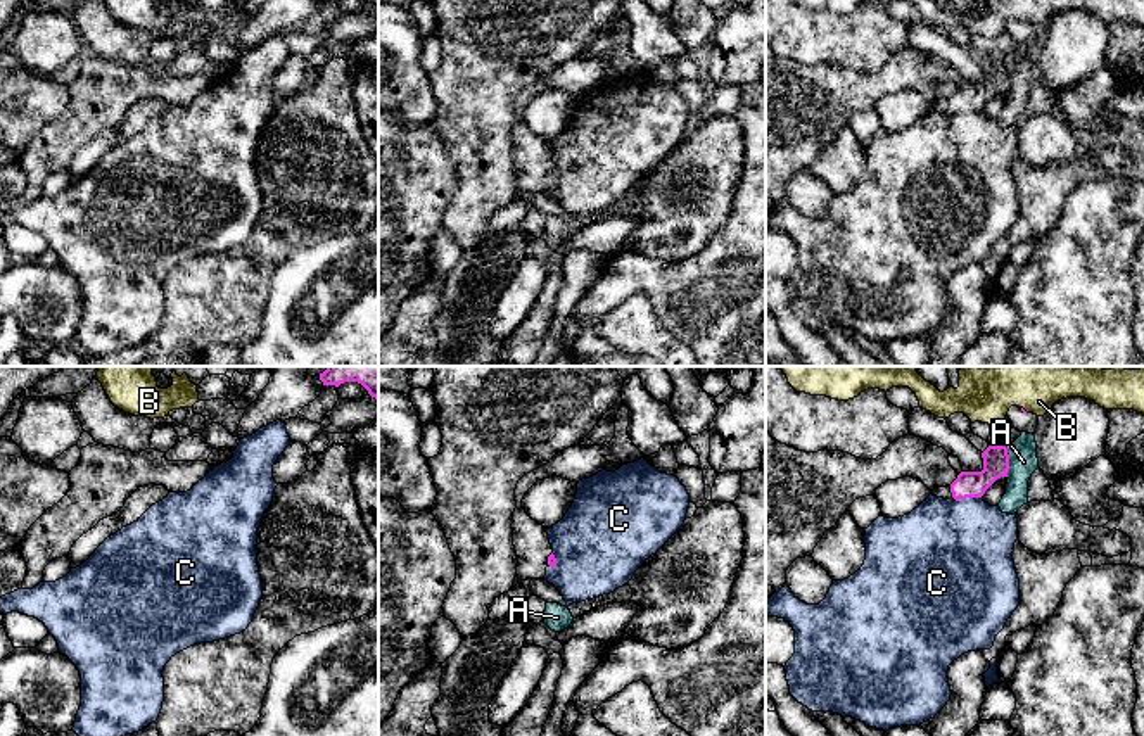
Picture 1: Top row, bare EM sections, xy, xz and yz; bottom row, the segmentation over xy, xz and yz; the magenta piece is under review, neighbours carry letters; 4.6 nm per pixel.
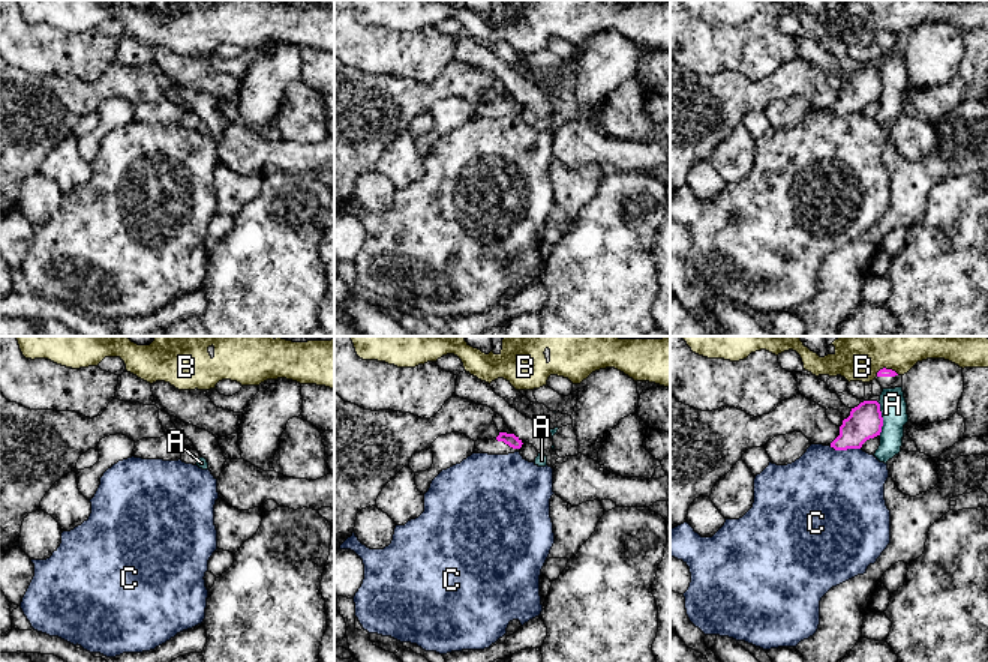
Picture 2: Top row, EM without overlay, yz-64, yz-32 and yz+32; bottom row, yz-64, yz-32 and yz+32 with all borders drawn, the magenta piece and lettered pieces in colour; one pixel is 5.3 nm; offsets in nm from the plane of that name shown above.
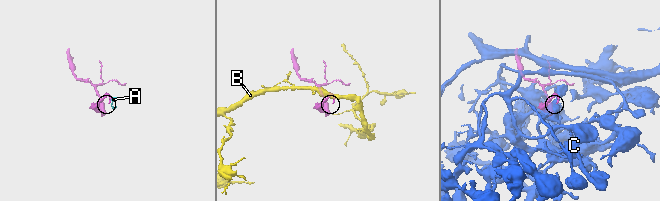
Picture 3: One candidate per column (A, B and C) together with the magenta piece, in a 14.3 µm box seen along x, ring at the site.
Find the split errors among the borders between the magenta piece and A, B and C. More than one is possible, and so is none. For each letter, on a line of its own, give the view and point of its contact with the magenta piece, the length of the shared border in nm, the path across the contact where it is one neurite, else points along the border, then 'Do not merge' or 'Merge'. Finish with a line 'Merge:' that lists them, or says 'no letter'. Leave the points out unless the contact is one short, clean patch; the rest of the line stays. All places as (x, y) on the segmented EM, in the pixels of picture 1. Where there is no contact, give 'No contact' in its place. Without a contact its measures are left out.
A: Touches magenta at yz (1008, 463). Shared border 140 nm. Boundary: yz (1008, 448), (1006, 477). Do not merge
B: Touches magenta at yz (1023, 410). Shared border 40 nm. Do not merge
C: Touches magenta at yz (966, 496). Shared border 130 nm. Do not merge
Merge: no letter

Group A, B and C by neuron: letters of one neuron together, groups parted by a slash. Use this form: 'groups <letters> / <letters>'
groups A / B / C

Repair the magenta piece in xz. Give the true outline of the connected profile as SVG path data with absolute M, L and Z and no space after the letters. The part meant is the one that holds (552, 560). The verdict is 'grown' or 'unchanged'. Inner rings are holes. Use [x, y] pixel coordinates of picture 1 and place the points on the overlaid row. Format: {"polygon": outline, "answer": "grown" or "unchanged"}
{"polygon": "M622 404L615 415L615 437L607 446L572 446L556 453L548 465L524 475L515 489L517 508L513 511L513 546L518 556L518 581L544 579L546 567L555 567L548 532L543 525L532 520L522 508L525 492L543 479L562 477L570 482L589 479L601 472L608 461L627 465L634 463L643 453L632 444L627 435L629 408Z", "answer": "grown"}

